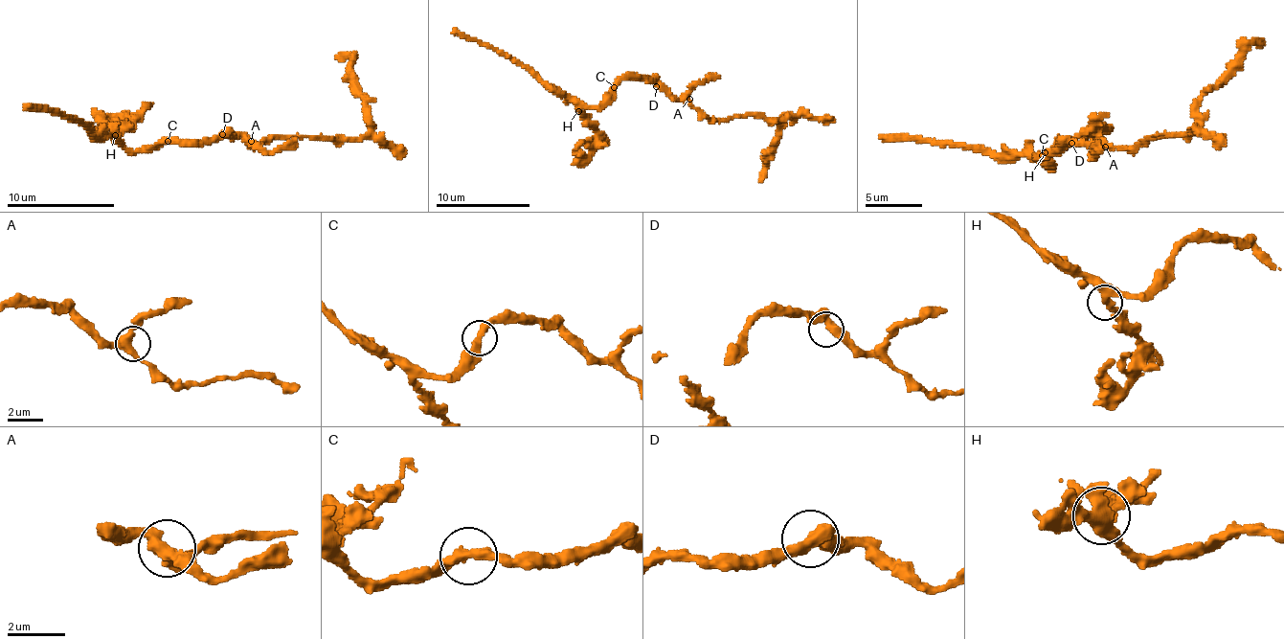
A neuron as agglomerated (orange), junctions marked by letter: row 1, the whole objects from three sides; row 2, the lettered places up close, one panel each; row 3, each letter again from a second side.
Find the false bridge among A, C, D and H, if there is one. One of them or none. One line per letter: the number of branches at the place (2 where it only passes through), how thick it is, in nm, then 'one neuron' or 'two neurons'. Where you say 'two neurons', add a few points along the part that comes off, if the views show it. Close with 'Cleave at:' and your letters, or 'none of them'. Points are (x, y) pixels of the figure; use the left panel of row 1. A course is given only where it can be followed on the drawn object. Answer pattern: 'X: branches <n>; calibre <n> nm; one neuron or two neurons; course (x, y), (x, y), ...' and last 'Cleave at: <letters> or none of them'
A: branches 3; calibre 400 nm; one neuron
C: branches 2; calibre 380 nm; one neuron
D: branches 2; calibre 440 nm; one neuron
H: branches 3; calibre 320 nm; one neuron
Cleave at: none of them

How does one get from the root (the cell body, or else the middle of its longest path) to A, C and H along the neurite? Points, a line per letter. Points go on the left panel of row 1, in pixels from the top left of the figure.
A: (229, 134), (246, 136), (251, 141)
C: (229, 134), (194, 144), (168, 140)
H: (229, 134), (194, 144), (156, 143), (135, 151), (127, 148), (115, 135)

